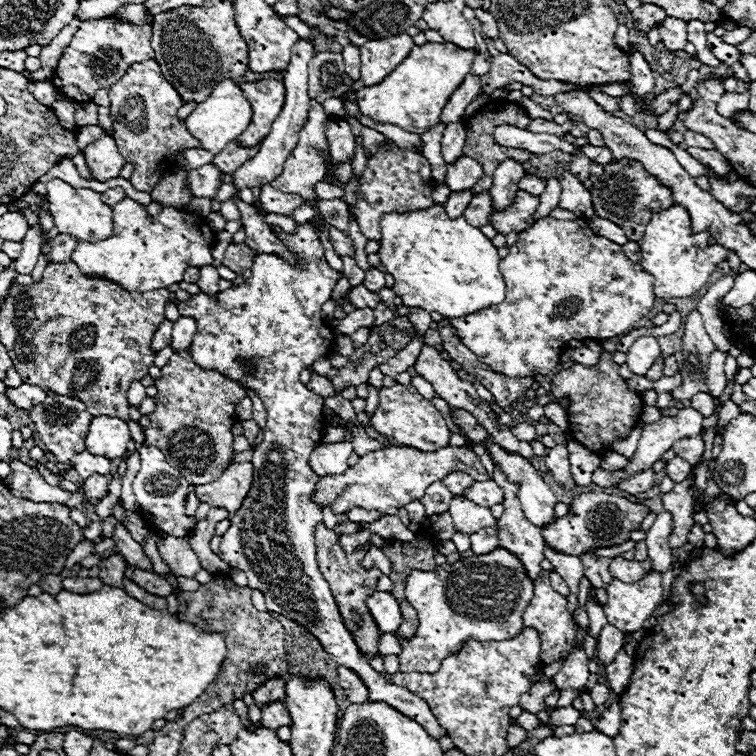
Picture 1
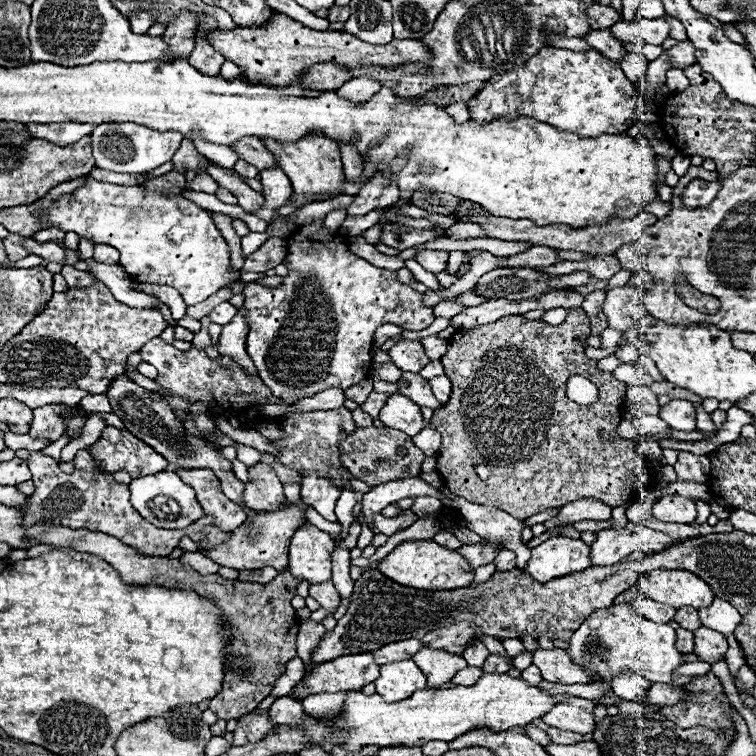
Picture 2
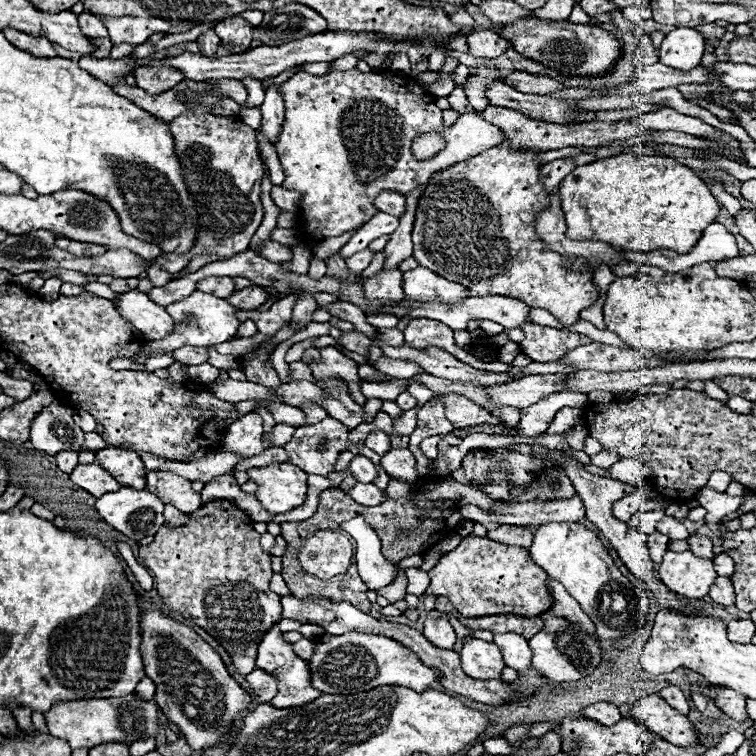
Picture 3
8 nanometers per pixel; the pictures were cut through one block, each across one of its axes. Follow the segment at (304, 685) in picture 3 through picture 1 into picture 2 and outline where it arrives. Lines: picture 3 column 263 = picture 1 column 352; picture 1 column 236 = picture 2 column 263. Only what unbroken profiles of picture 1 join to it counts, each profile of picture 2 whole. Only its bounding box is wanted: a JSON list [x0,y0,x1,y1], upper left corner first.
[200,220,434,572]

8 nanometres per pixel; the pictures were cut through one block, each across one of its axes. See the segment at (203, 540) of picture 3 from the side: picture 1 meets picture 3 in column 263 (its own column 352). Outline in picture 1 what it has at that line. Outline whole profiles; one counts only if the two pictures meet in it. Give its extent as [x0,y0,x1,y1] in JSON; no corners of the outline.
[314,522,382,658]

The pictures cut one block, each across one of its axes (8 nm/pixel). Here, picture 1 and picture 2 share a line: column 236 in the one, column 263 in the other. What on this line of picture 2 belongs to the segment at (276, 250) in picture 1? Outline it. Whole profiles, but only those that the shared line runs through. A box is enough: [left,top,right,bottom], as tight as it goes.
[208,162,264,214]

